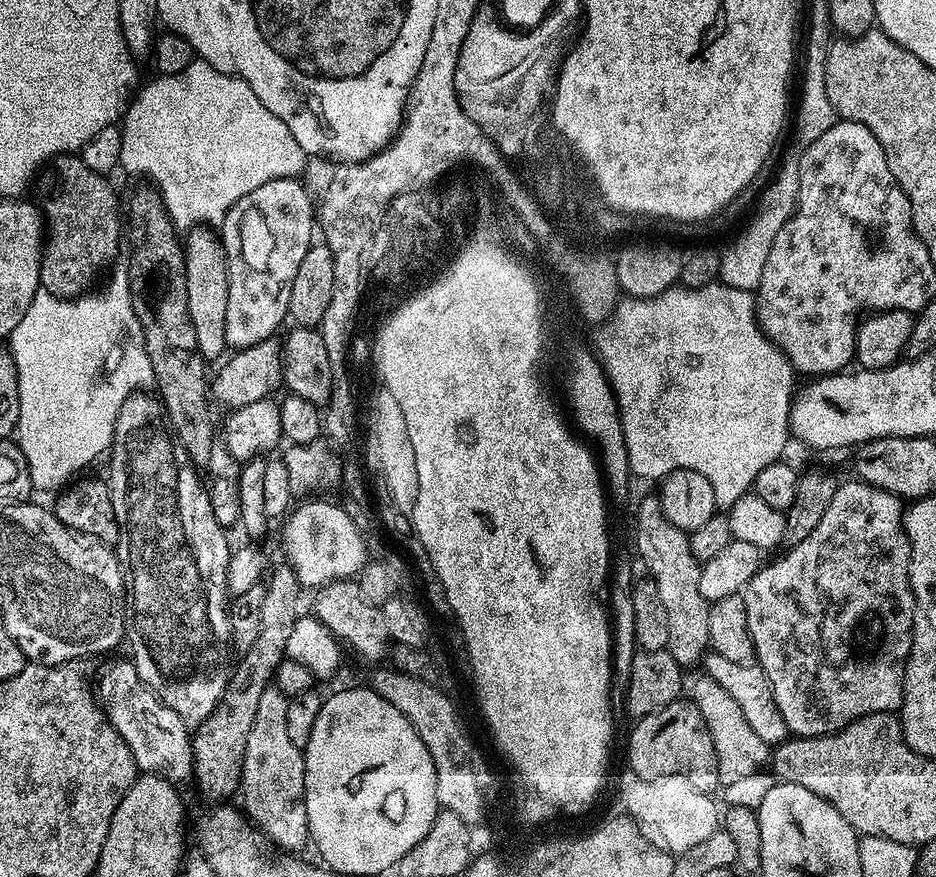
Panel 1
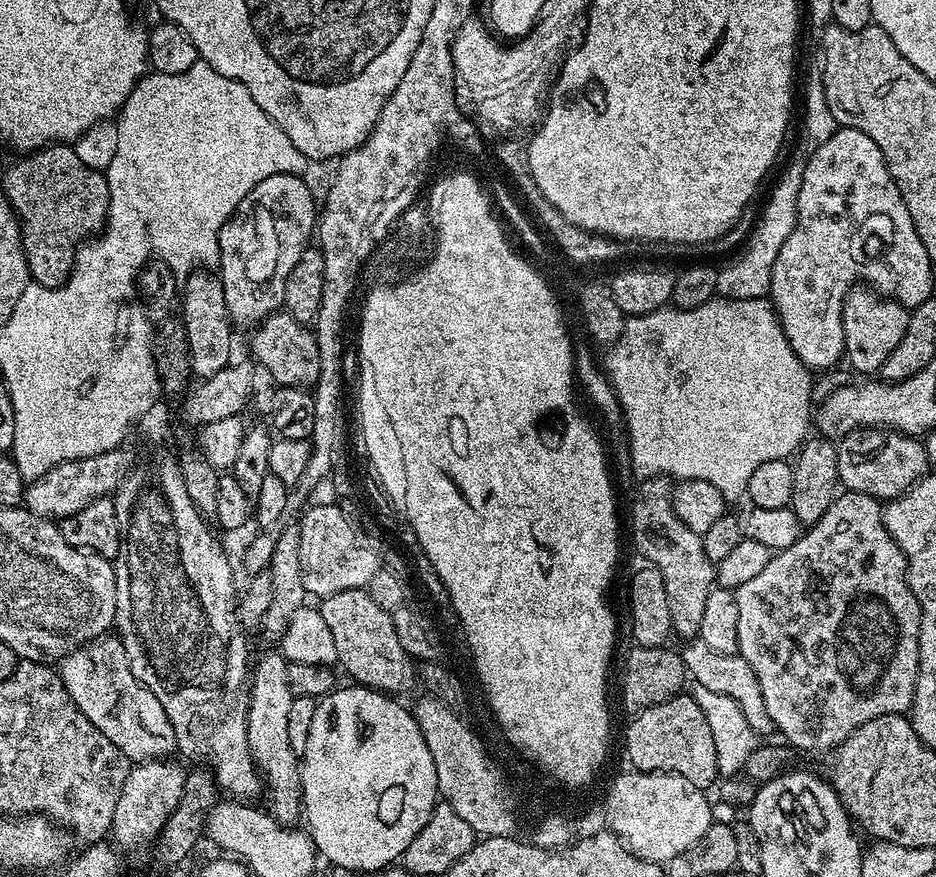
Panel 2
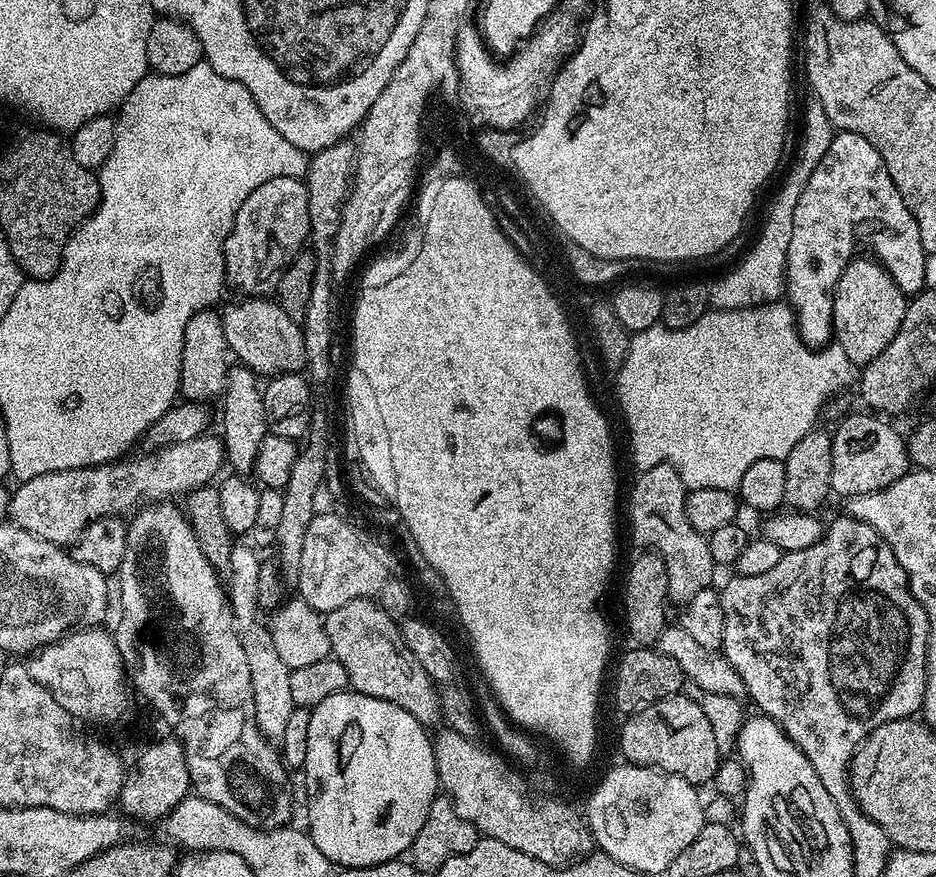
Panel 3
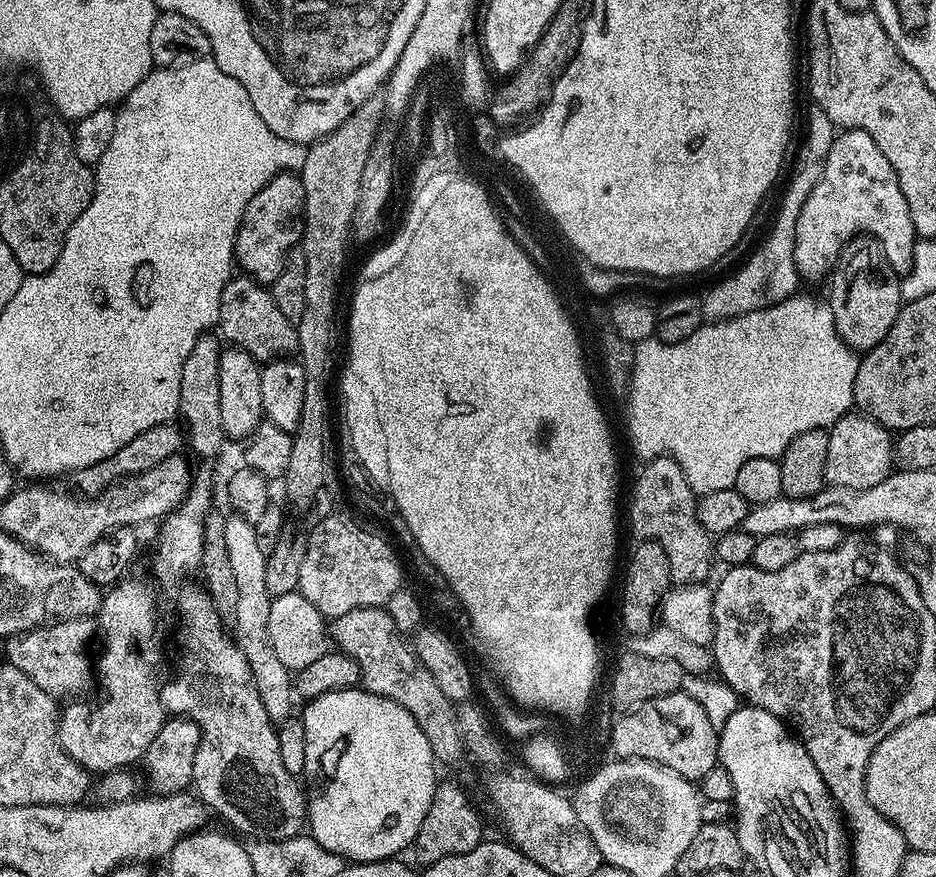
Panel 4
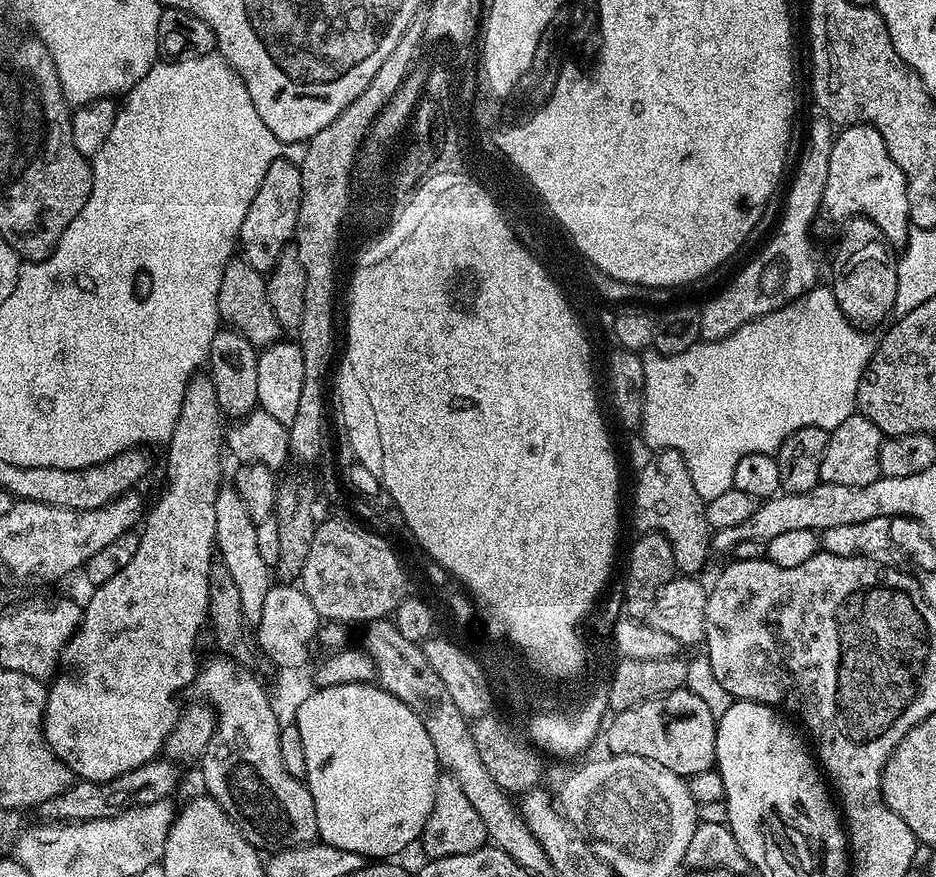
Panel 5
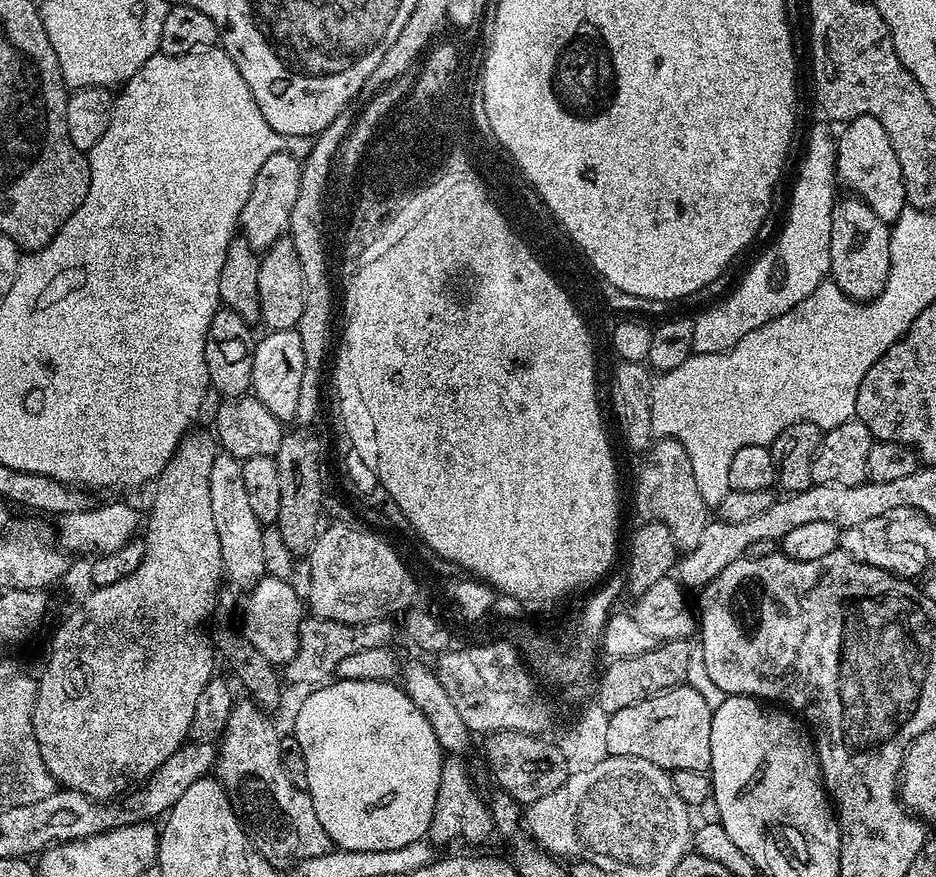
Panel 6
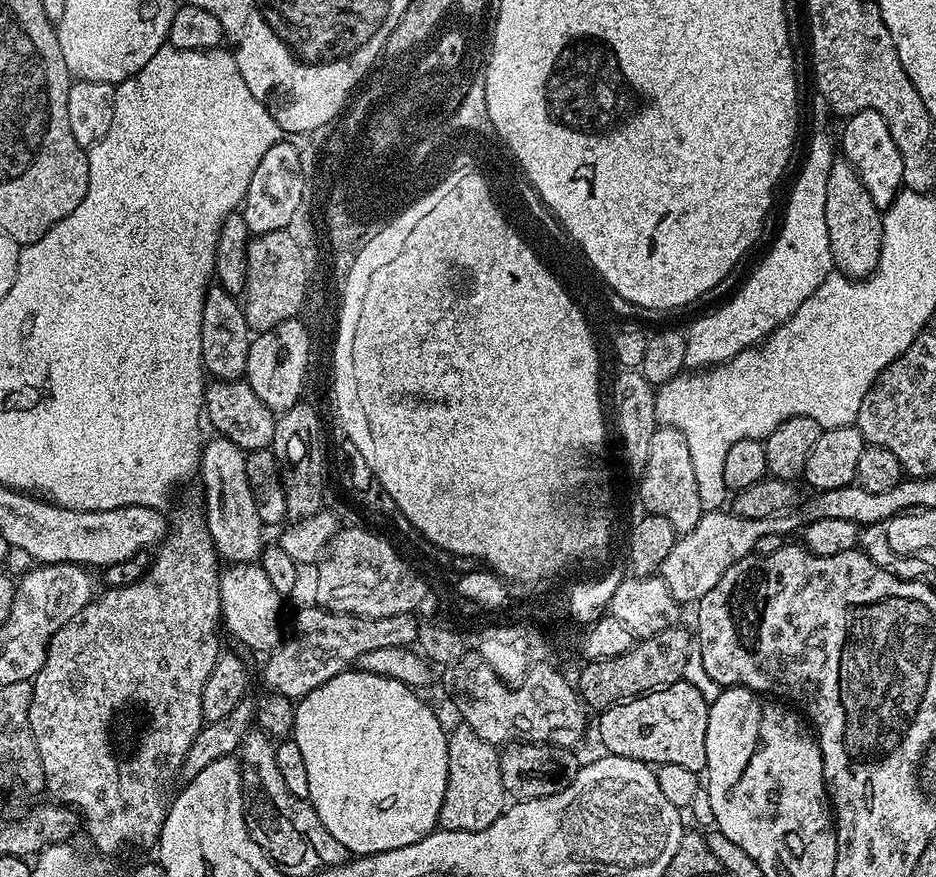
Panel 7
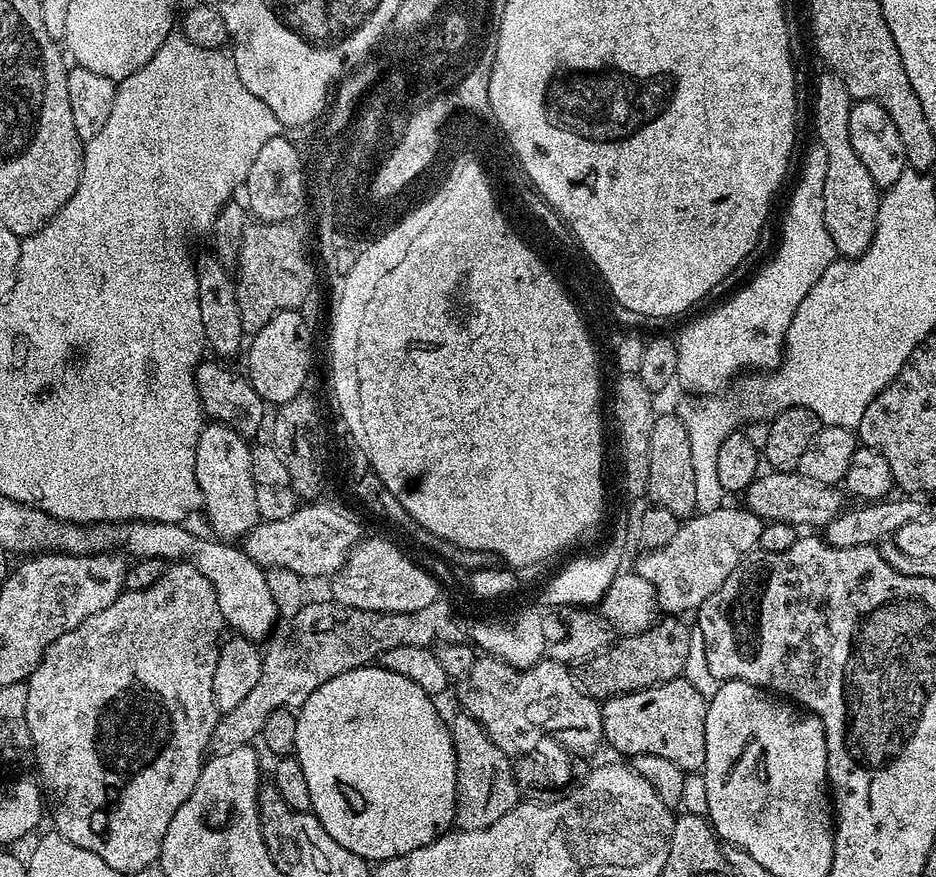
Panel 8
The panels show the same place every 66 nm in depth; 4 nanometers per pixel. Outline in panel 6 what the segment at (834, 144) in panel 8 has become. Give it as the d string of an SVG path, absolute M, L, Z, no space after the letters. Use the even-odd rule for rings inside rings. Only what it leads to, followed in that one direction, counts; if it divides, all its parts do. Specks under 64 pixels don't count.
M851 194L837 199L832 207L832 233L830 234L830 262L832 270L830 278L848 295L857 302L867 302L882 294L890 274L892 251L890 225L865 200Z

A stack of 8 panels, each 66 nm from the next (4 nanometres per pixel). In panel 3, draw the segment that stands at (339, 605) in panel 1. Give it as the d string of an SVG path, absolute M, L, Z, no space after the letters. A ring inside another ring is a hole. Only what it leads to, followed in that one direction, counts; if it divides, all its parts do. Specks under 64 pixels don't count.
M375 599L354 600L330 610L324 616L326 638L330 638L331 655L346 666L348 688L370 698L382 698L402 706L425 726L441 719L441 706L437 685L422 670L418 658L410 654L400 633L400 625L380 608Z

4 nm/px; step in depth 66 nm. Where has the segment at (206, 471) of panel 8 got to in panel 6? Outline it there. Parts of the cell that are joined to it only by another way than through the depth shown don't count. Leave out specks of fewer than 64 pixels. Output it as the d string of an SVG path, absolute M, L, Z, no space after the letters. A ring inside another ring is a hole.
M217 454L214 466L210 466L210 506L214 509L214 527L218 530L218 543L222 546L222 562L224 563L224 576L232 580L248 580L255 582L265 575L262 562L262 534L264 528L254 518L254 510L246 495L246 485L242 482L242 463L234 456Z

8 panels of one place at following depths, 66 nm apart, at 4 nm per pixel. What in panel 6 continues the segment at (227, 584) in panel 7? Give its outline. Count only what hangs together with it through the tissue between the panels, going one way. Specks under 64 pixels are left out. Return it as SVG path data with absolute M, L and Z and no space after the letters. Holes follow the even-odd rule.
M263 575L251 585L252 593L248 601L243 601L244 624L242 631L250 643L258 649L264 657L270 658L270 662L277 666L288 664L290 658L298 650L298 634L300 633L300 622L306 616L306 604L298 593L292 589L293 585L282 578L274 578Z

